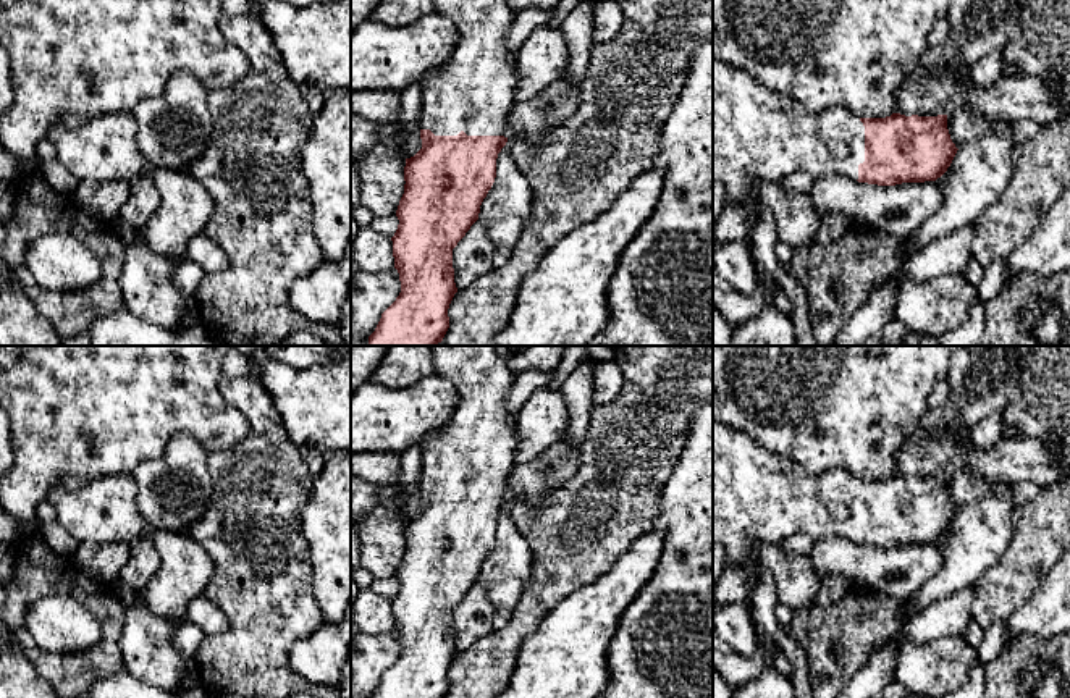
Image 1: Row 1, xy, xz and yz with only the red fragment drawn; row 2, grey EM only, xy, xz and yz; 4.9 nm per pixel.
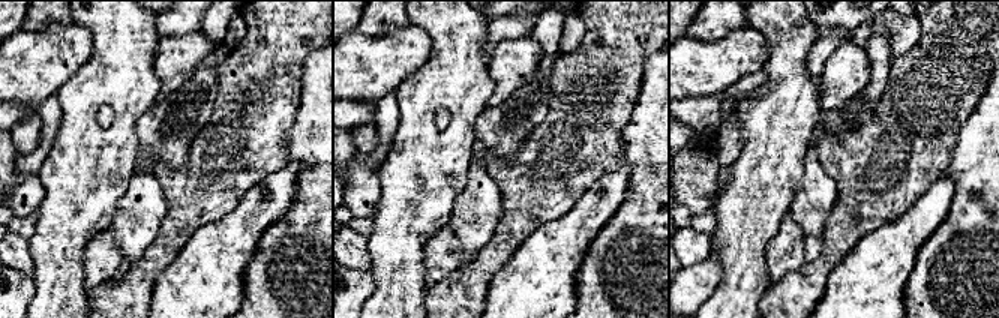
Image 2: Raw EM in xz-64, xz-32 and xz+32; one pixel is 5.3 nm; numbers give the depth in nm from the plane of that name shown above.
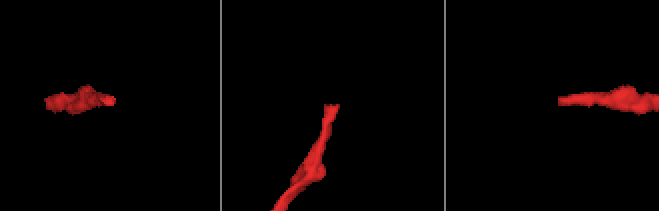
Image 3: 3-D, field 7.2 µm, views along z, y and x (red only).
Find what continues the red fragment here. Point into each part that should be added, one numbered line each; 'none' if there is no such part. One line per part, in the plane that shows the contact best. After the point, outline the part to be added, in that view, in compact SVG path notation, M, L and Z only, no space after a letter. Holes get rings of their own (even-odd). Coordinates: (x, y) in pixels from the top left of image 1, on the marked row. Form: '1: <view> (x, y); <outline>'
1: xz (474, 91); M433 0L433 6L457 27L457 44L446 61L420 82L420 129L430 129L435 136L464 131L467 136L508 137L508 116L519 86L516 57L508 48L516 11L506 0Z

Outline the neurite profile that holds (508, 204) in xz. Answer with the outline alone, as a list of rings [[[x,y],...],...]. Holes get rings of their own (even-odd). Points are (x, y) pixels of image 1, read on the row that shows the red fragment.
[[[508,142],[496,158],[496,178],[480,205],[478,220],[498,250],[514,247],[532,210],[532,187],[514,163]]]

